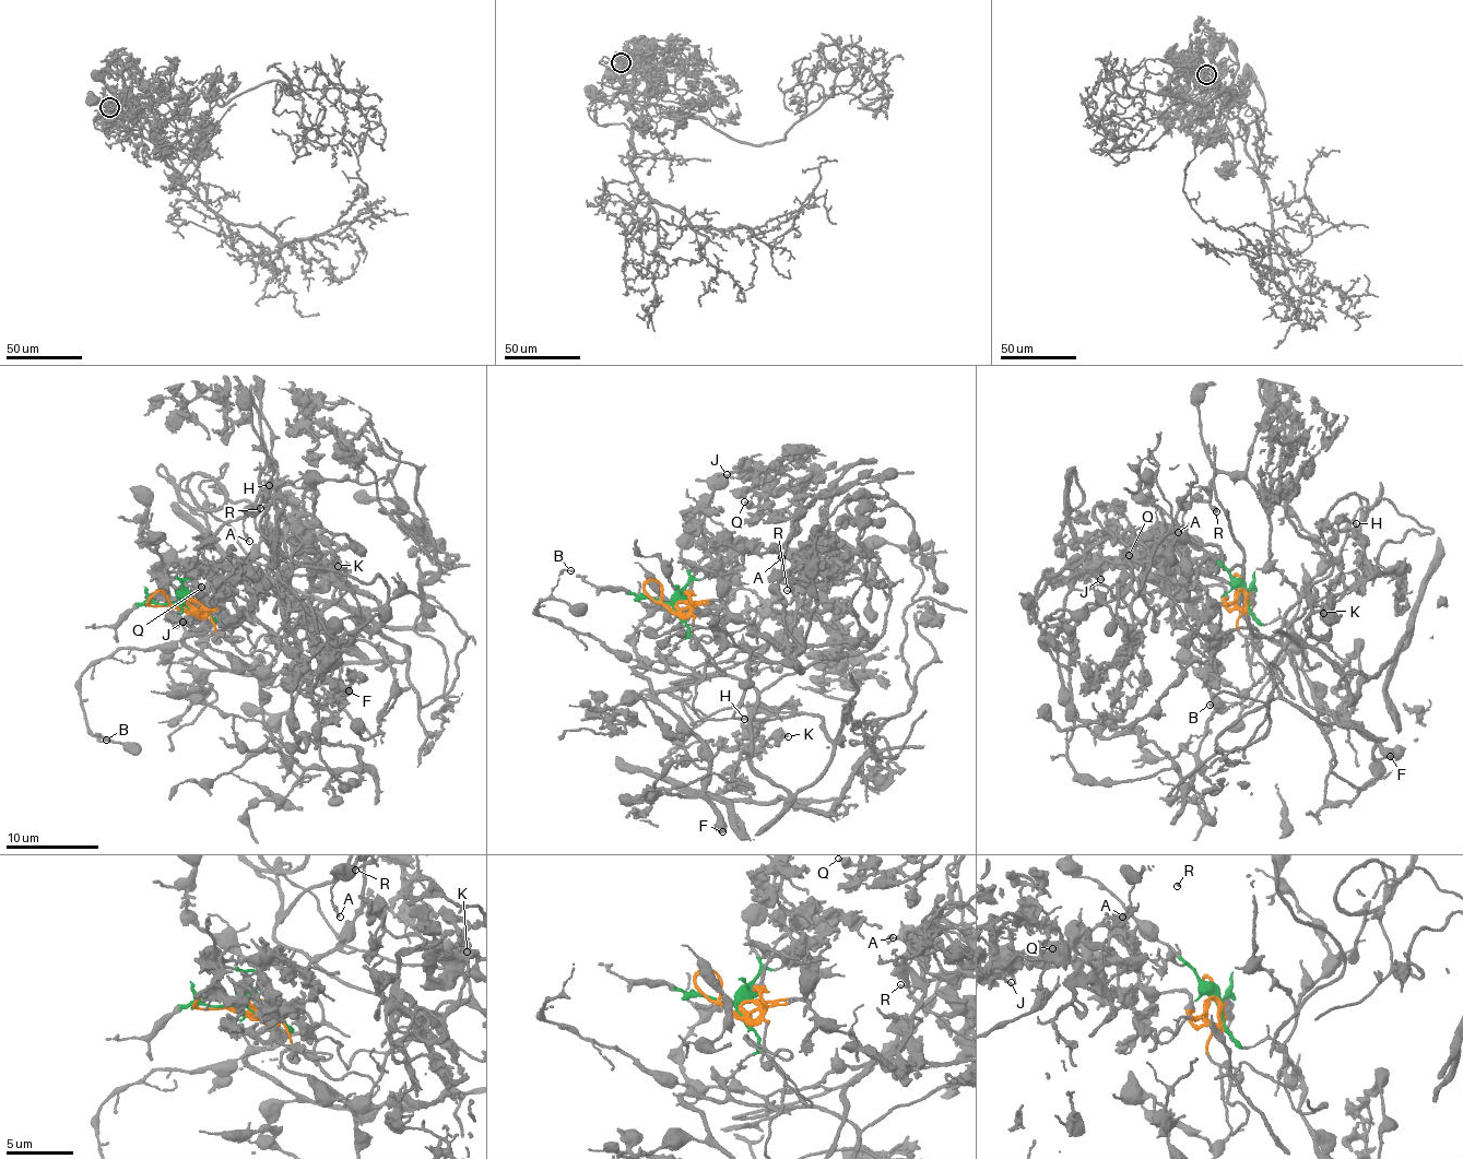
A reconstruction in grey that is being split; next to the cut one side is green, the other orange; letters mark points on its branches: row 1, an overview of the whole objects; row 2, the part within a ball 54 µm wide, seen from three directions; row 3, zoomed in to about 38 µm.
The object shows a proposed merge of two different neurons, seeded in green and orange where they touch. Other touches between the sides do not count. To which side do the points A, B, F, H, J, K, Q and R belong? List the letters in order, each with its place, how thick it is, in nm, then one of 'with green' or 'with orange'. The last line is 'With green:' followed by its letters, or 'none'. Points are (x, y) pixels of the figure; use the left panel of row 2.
A: place (249, 541); calibre 220 nm; with green
B: place (106, 740); calibre 130 nm; with green
F: place (349, 690); calibre 600 nm; with green
H: place (269, 485); calibre 160 nm; with orange
J: place (183, 622); calibre 220 nm; with orange
K: place (338, 566); calibre 420 nm; with orange
Q: place (201, 587); calibre 550 nm; with orange
R: place (260, 508); calibre 160 nm; with green
With green: A, B, F, R

